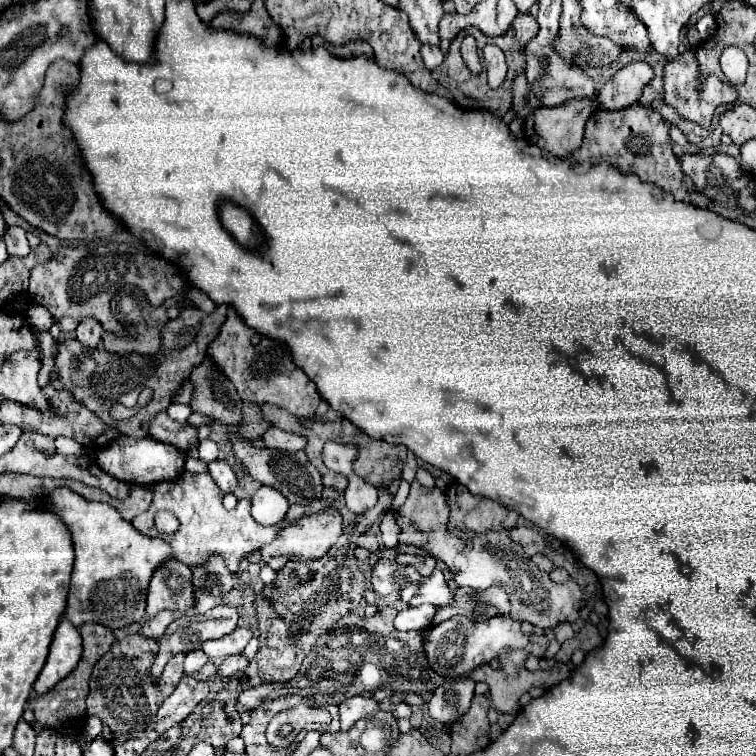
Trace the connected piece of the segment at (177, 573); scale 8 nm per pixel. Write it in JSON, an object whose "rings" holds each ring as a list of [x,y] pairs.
{"rings":[[[169,559],[153,571],[147,591],[149,617],[155,617],[163,609],[183,615],[193,605],[191,569],[177,559]]]}

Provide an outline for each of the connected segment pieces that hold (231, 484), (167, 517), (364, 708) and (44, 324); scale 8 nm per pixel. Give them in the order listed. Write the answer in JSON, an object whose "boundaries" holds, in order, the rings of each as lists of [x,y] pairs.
{"boundaries":[[[[223,459],[211,461],[207,465],[207,469],[209,469],[209,475],[213,477],[213,481],[223,489],[223,493],[233,493],[233,489],[237,487],[237,477],[227,461],[223,461]]],[[[158,511],[155,514],[155,526],[160,533],[174,533],[179,527],[179,522],[173,513]]],[[[357,695],[357,697],[351,697],[351,699],[343,701],[343,703],[339,705],[341,729],[351,729],[351,725],[353,725],[357,719],[367,717],[367,715],[373,713],[377,707],[379,707],[377,701],[373,701],[371,697],[363,697],[363,695]]],[[[31,303],[29,309],[27,309],[27,321],[37,331],[37,329],[49,329],[51,323],[53,323],[53,317],[47,309],[43,309],[43,305]]]]}

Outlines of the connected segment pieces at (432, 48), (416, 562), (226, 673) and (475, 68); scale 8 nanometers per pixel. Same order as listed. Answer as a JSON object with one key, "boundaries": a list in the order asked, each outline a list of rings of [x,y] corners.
{"boundaries":[[[[423,45],[421,47],[421,57],[427,69],[435,69],[443,61],[443,53],[437,45]]],[[[401,553],[401,555],[397,555],[395,561],[403,563],[403,565],[413,565],[421,573],[421,577],[429,577],[431,571],[435,569],[435,559],[431,555],[421,555],[421,553],[407,555],[407,553]]],[[[229,655],[223,663],[221,663],[221,667],[219,667],[217,673],[221,675],[221,677],[231,677],[235,671],[241,671],[241,669],[245,669],[247,667],[247,663],[249,663],[249,659],[245,657],[245,655]]],[[[469,35],[466,36],[465,41],[469,42],[469,57],[467,57],[467,60],[464,60],[464,63],[473,73],[479,73],[482,70],[482,66],[476,40],[473,36]]]]}

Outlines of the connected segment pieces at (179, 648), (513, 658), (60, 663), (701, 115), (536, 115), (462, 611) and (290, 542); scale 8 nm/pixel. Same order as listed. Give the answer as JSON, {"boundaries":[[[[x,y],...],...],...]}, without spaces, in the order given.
{"boundaries":[[[[231,609],[231,617],[197,617],[191,619],[191,615],[183,615],[177,621],[171,623],[171,627],[163,633],[159,639],[159,653],[153,663],[153,681],[161,675],[165,663],[175,653],[189,653],[191,649],[199,649],[205,639],[215,639],[229,635],[237,627],[237,611]]],[[[517,649],[517,651],[503,651],[499,655],[499,667],[497,669],[491,669],[489,665],[479,665],[475,669],[475,681],[485,681],[491,689],[491,701],[495,705],[495,709],[503,711],[503,713],[511,713],[515,715],[519,711],[519,697],[529,691],[529,687],[539,687],[543,685],[547,679],[549,679],[549,685],[555,685],[559,683],[561,679],[565,679],[569,675],[569,671],[527,671],[523,667],[523,661],[527,657],[527,651],[525,649]]],[[[61,619],[53,633],[53,641],[49,647],[49,657],[45,661],[45,667],[41,669],[33,685],[35,693],[43,695],[57,681],[67,677],[67,673],[75,669],[79,659],[81,659],[81,635],[75,625],[71,625],[67,619]]],[[[689,47],[677,59],[671,59],[665,65],[665,97],[663,99],[683,119],[693,121],[701,127],[709,127],[715,107],[723,105],[723,103],[735,103],[737,101],[737,91],[731,83],[725,83],[725,81],[717,79],[715,75],[709,75],[707,79],[699,79],[699,63],[695,59],[695,47]]],[[[579,99],[579,101],[567,101],[565,105],[557,105],[557,107],[535,109],[525,119],[525,139],[549,151],[555,157],[567,157],[581,147],[585,123],[595,109],[597,109],[597,99]]],[[[489,587],[485,591],[467,591],[455,589],[455,597],[451,605],[439,607],[431,625],[437,625],[453,615],[465,615],[475,621],[483,621],[493,615],[509,613],[509,597],[501,587]]],[[[323,509],[319,513],[305,515],[295,525],[289,525],[287,529],[283,529],[271,545],[265,545],[263,549],[259,549],[261,559],[265,563],[269,563],[275,571],[279,571],[290,559],[299,559],[299,561],[317,559],[317,557],[325,555],[327,549],[331,549],[335,545],[337,537],[341,535],[341,527],[343,527],[341,515],[335,513],[333,509]]]]}

